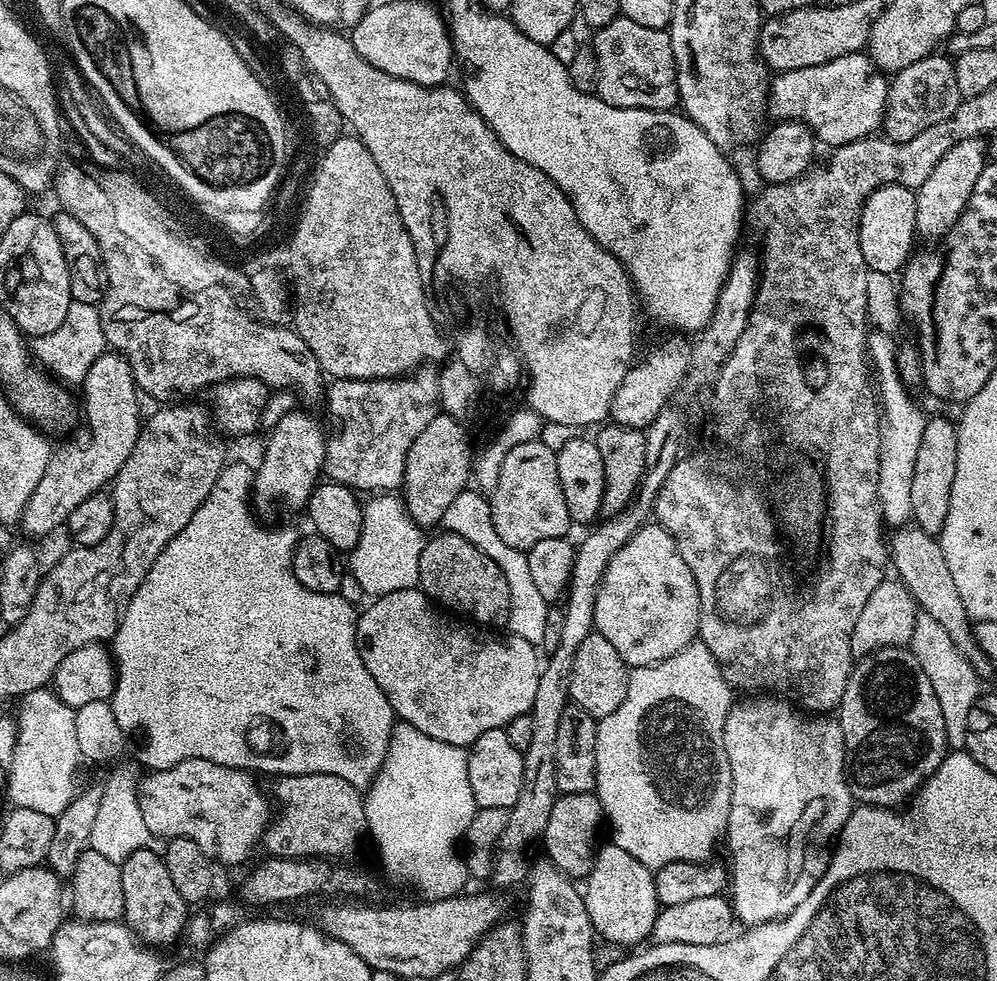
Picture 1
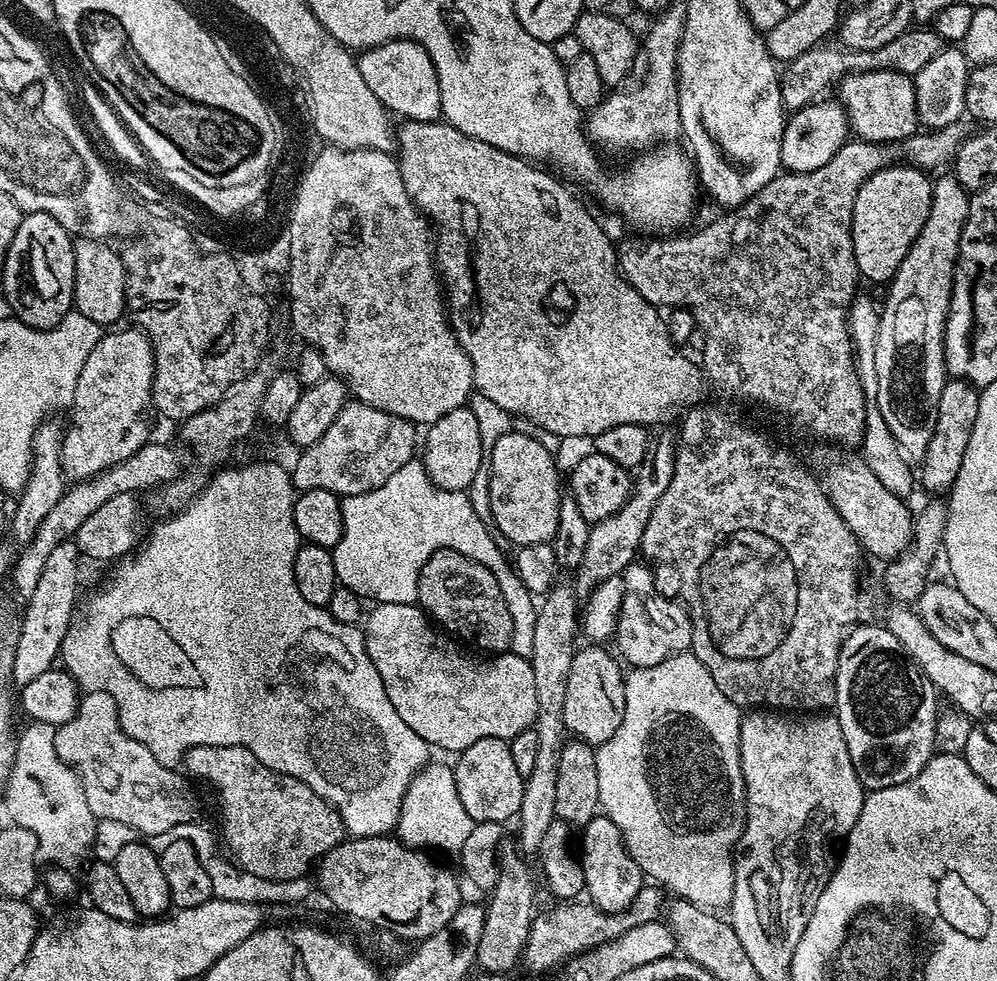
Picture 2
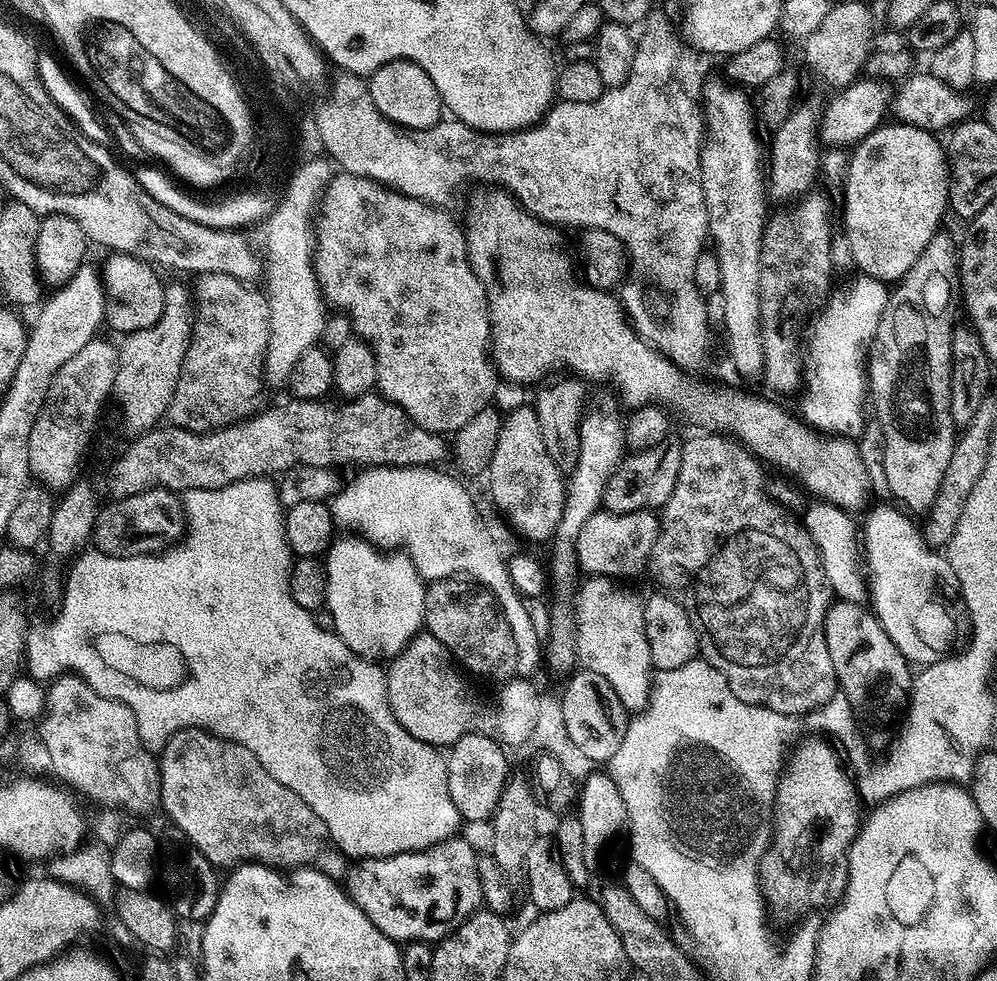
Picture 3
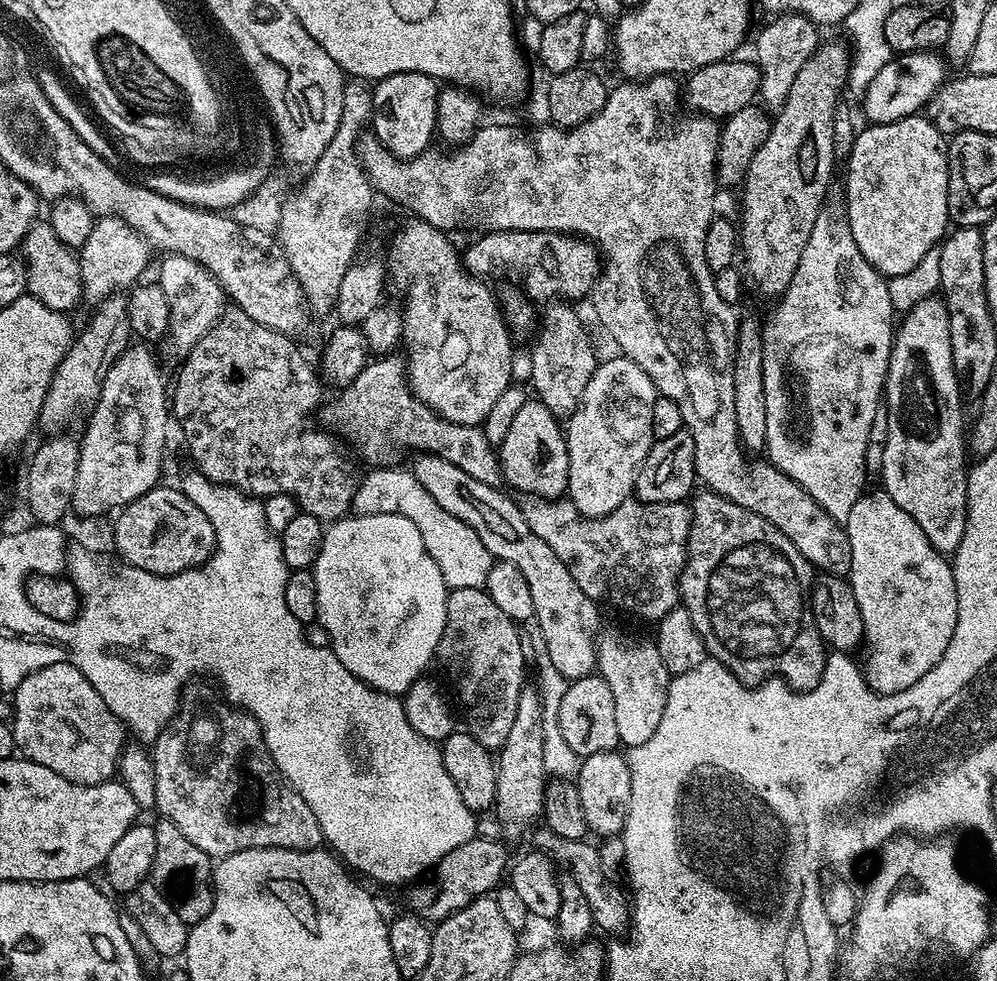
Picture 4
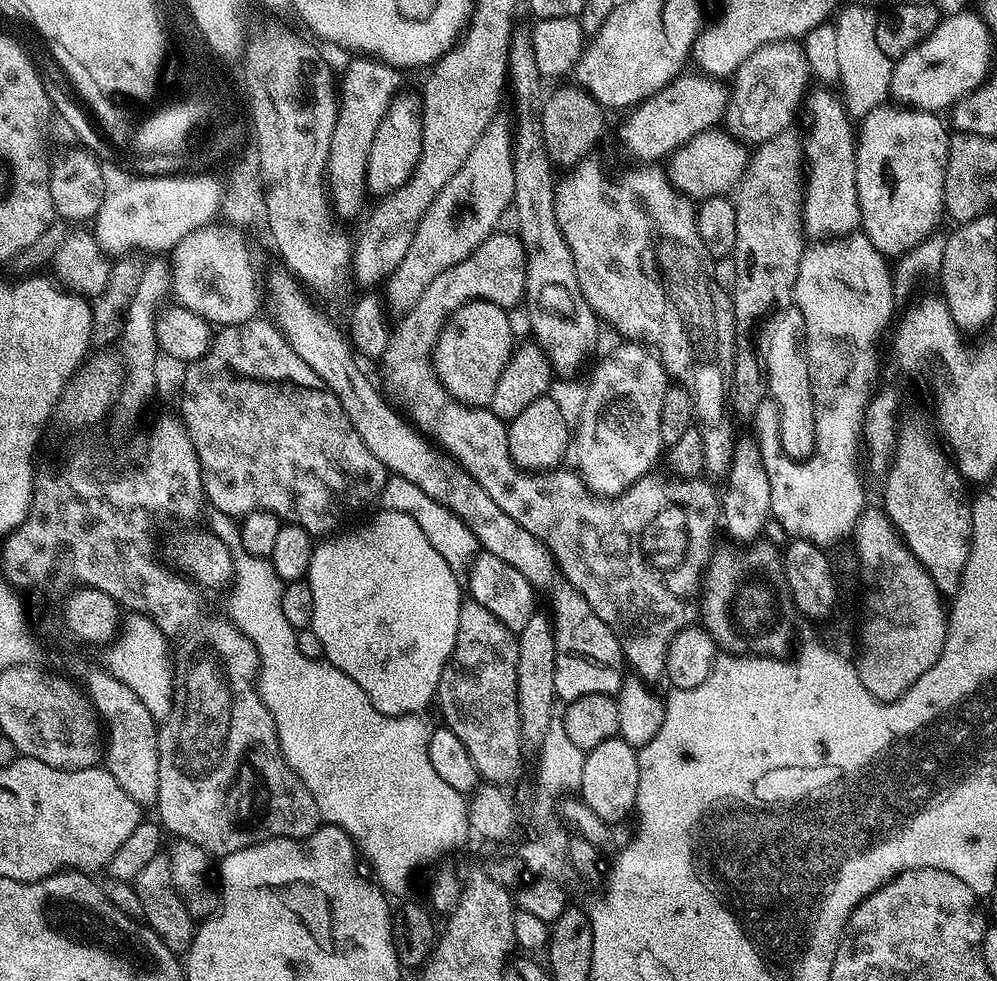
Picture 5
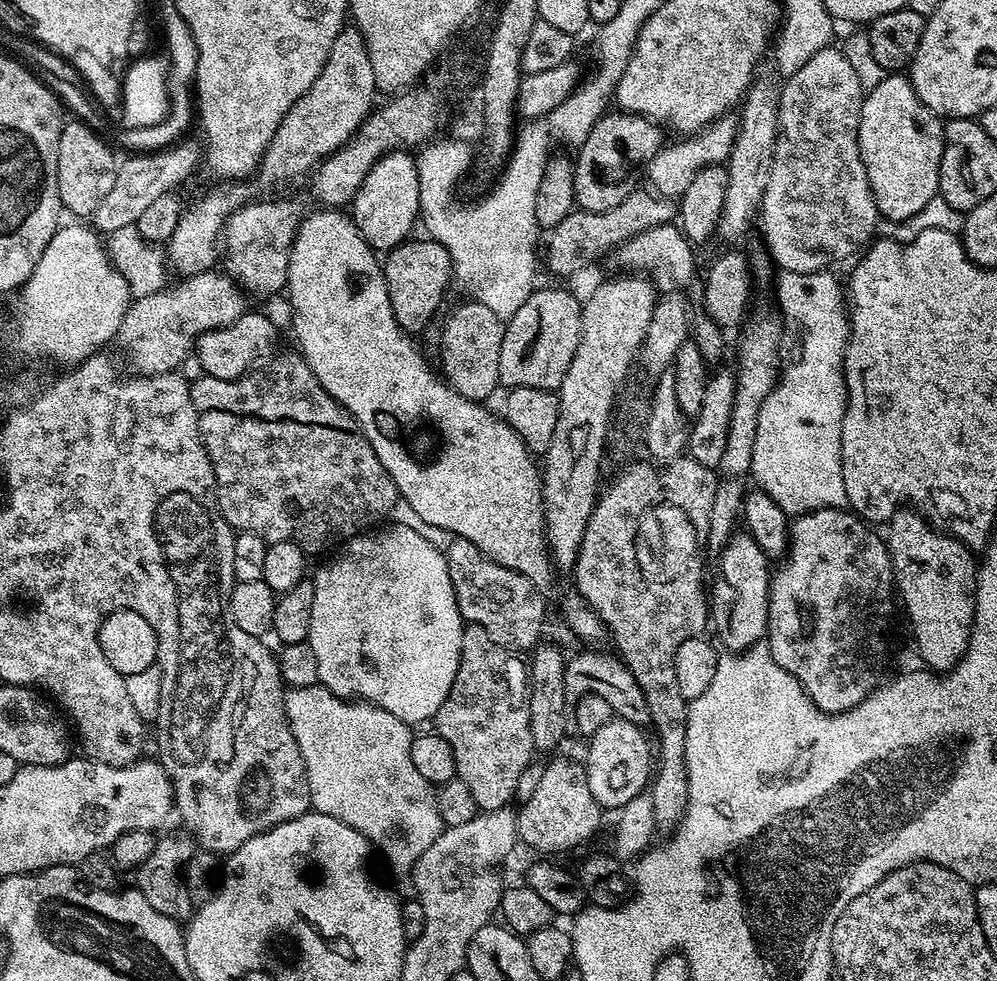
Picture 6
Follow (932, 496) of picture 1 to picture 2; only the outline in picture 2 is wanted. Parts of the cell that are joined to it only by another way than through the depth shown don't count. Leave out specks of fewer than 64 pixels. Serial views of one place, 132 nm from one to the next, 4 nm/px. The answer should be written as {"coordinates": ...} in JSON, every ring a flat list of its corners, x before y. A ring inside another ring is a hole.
{"coordinates":[[945,379,942,398,938,398,938,422,934,422,934,438,930,438,930,446,926,446,924,459,918,464,918,484,932,492,928,494,951,493,958,470,962,470,962,458,966,458,966,446,970,446,970,430,974,430,974,422,978,418,980,393,981,389,969,380]]}

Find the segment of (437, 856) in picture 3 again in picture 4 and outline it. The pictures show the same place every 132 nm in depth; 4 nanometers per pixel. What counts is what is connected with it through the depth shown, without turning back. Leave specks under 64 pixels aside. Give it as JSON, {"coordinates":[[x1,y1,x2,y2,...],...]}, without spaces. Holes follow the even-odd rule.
{"coordinates":[[473,838,467,840,462,846,450,850,434,869,436,875,436,888,432,884,417,883,409,887,408,904,413,913,421,918,427,918,432,922,445,920,450,914,462,910,472,900,479,896,487,896,495,893,501,887,503,878,506,876,506,869,510,864,508,852,496,840,480,840]]}

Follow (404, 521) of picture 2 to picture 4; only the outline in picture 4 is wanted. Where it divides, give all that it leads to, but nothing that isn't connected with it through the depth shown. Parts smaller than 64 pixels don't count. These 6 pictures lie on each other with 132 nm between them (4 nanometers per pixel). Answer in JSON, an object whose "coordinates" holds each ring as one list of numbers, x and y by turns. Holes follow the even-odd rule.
{"coordinates":[[380,466,369,476,361,479,352,506,355,515,400,514,410,518,414,526,418,526,418,534,422,534,422,542,426,542,426,550,434,562,438,562,438,570,442,570,442,578,449,589,484,588,494,563,494,557,486,546,482,546,482,538,462,518,454,518,454,514,442,510,430,494,426,494,426,486,418,482,411,471,404,472,397,466]]}

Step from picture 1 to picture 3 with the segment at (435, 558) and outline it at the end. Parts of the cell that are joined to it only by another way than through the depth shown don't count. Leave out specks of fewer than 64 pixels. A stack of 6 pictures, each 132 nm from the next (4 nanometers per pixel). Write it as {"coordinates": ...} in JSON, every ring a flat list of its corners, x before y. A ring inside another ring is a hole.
{"coordinates":[[447,578,431,581,424,590,423,627,438,638,438,642,448,648,455,663,467,669,473,677,508,678,515,673,518,650,514,646,514,634,510,634,510,622,506,622,494,594,475,580]]}

